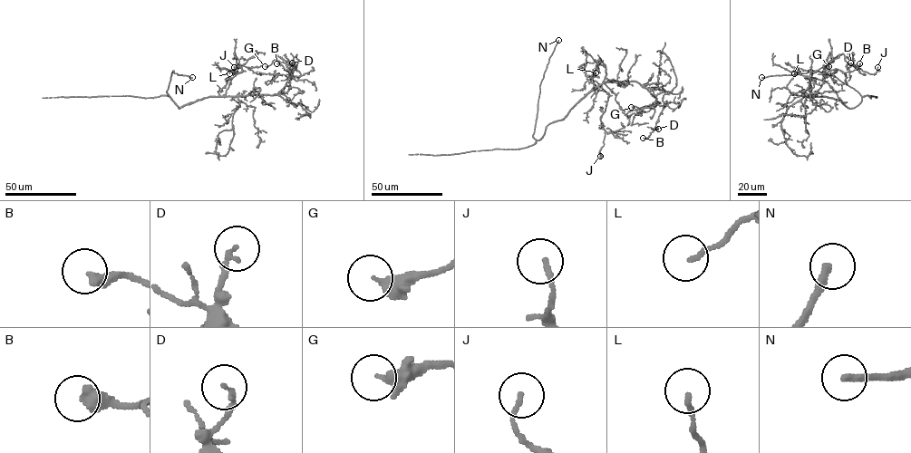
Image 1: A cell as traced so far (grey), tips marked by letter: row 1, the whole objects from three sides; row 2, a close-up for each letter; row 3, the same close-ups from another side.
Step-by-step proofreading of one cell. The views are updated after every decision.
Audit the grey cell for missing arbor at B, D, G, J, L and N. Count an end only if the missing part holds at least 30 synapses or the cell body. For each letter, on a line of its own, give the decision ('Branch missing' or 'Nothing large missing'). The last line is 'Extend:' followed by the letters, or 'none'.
B: Nothing large missing
D: Nothing large missing
G: Nothing large missing
J: Nothing large missing
L: Branch missing
N: Branch missing
Extend: L, N

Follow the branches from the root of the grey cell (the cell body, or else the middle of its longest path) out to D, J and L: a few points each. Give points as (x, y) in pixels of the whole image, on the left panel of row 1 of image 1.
D: (203, 99), (285, 92), (290, 88), (291, 77), (300, 75), (294, 69), (288, 72), (292, 62)
J: (203, 99), (225, 95), (230, 80), (242, 71), (235, 53), (239, 65), (235, 74), (234, 67)
L: (203, 99), (224, 96), (237, 72), (224, 68), (229, 73)

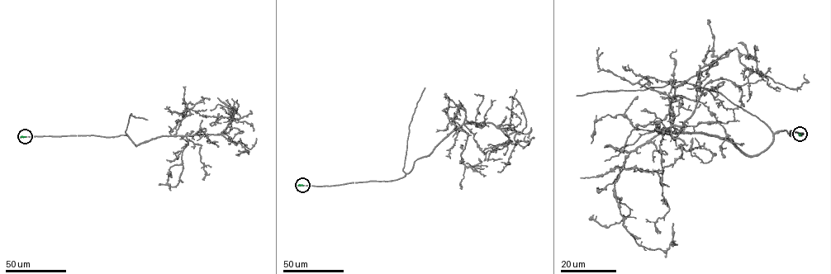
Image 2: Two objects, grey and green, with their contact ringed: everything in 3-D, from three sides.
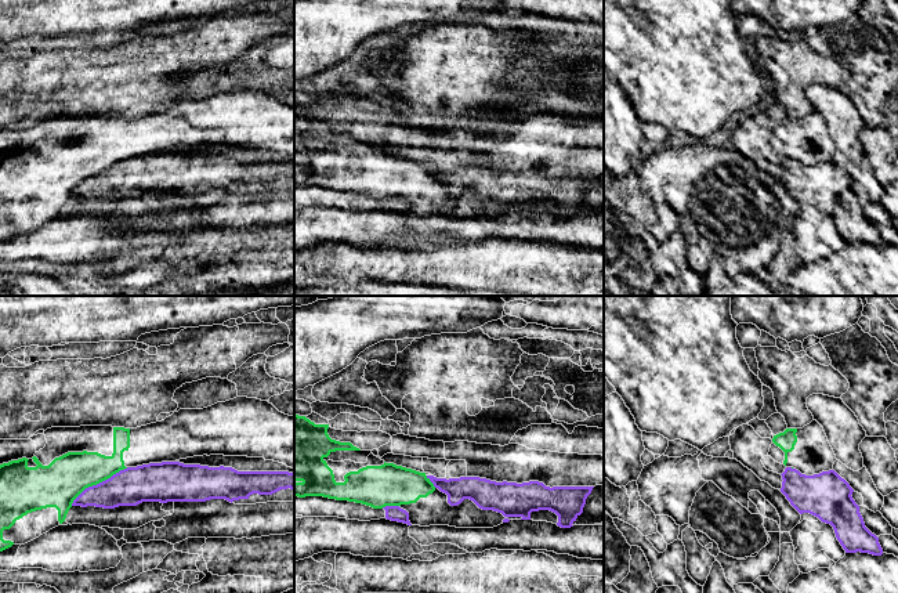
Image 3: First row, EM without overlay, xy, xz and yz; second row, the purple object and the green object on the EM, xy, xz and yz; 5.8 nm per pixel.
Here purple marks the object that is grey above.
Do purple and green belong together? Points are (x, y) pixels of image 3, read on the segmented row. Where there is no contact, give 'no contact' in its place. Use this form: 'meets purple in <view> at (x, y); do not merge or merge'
meets purple in xy at (100, 483); do not merge

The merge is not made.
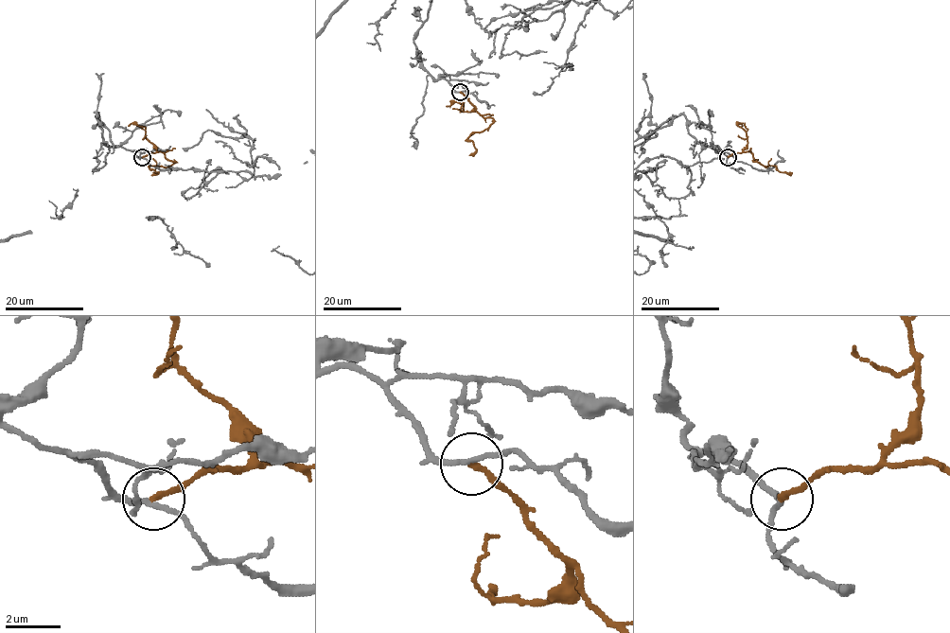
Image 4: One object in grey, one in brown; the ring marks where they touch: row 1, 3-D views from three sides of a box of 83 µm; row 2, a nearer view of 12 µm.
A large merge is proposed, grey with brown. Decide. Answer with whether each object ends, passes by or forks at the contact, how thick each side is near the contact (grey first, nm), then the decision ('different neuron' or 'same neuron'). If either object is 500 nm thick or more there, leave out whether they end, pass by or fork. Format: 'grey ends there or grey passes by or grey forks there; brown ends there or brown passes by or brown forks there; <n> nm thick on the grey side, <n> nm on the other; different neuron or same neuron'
grey passes by; brown ends there; 170 nm thick on the grey side, 200 nm on the other; same neuron

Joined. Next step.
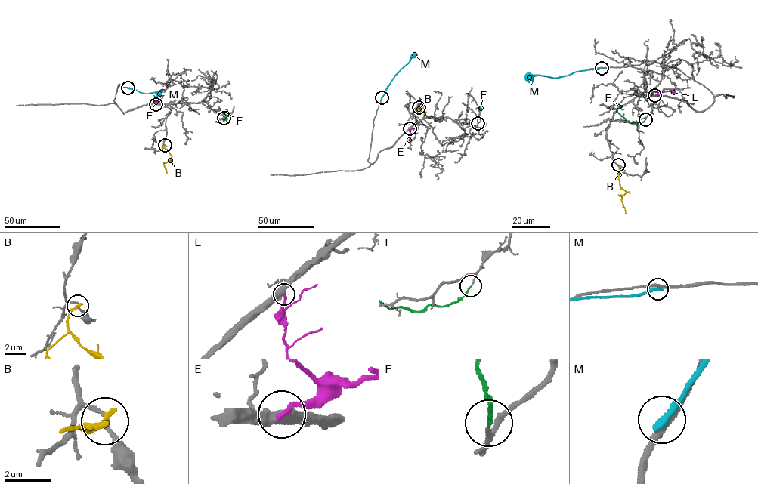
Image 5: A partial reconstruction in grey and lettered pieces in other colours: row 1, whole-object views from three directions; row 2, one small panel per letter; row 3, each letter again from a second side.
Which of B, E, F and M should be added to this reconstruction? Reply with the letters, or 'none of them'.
F

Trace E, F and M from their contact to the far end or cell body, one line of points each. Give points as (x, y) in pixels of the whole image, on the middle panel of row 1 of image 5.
E: (409, 128), (410, 137), (406, 140)
F: (478, 123), (481, 106), (479, 109)
M: (382, 97), (394, 76), (416, 53)

